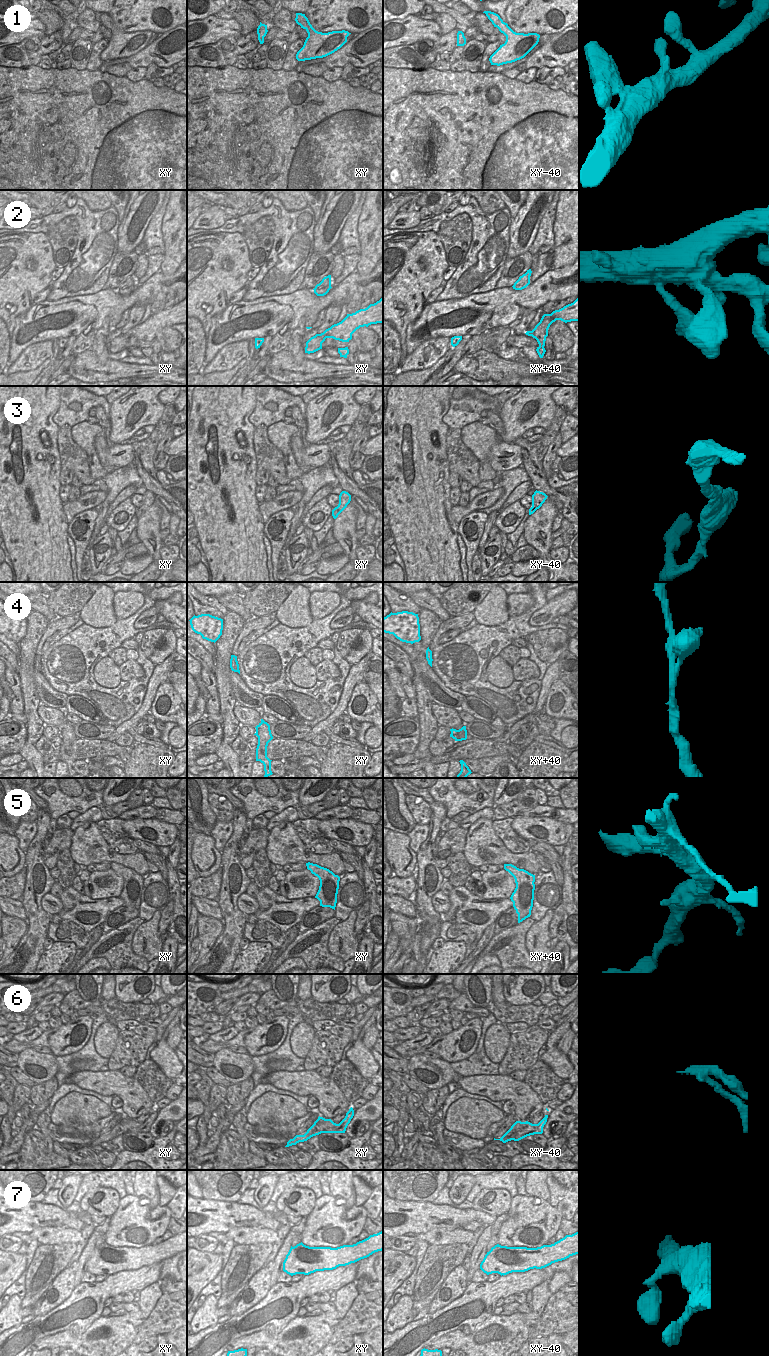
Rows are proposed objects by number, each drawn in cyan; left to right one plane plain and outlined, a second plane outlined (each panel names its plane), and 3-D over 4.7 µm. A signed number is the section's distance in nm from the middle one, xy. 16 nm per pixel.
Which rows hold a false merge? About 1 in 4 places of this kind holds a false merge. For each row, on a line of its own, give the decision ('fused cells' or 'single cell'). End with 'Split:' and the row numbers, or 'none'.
1: single cell
2: single cell
3: single cell
4: single cell
5: single cell
6: fused cells
7: single cell
Split: 6

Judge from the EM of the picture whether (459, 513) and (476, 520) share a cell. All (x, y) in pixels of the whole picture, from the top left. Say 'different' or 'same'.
different

